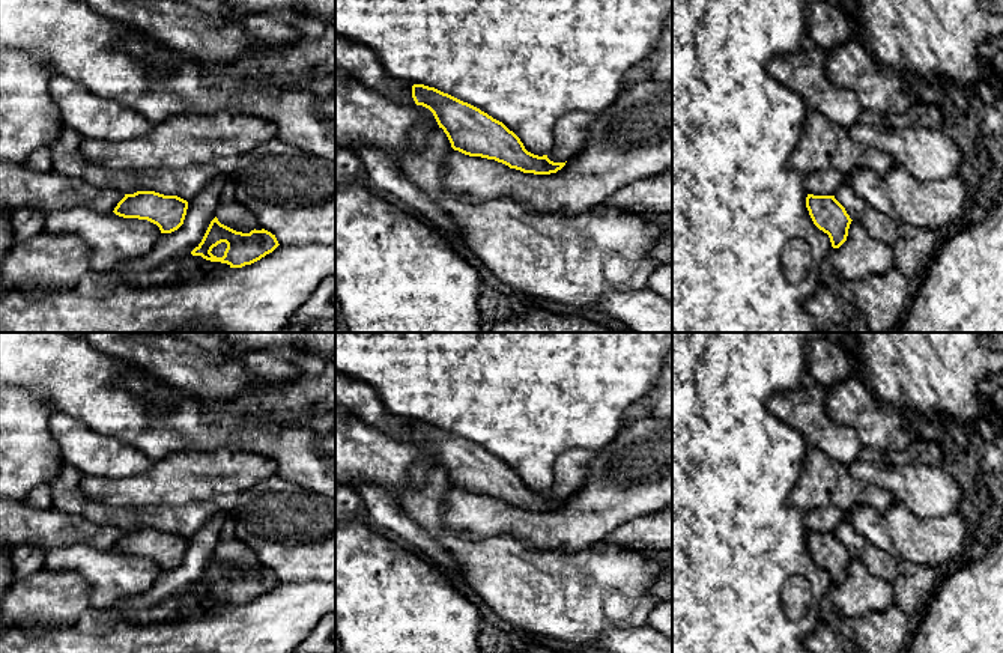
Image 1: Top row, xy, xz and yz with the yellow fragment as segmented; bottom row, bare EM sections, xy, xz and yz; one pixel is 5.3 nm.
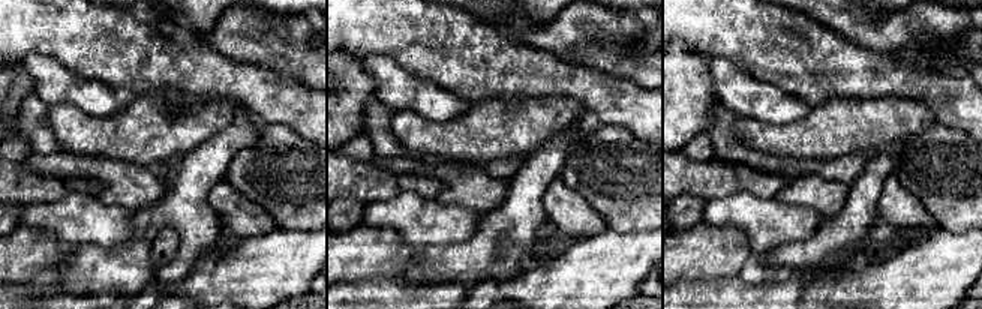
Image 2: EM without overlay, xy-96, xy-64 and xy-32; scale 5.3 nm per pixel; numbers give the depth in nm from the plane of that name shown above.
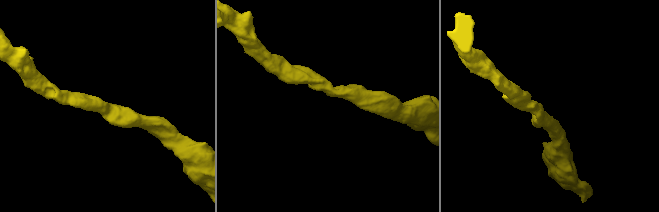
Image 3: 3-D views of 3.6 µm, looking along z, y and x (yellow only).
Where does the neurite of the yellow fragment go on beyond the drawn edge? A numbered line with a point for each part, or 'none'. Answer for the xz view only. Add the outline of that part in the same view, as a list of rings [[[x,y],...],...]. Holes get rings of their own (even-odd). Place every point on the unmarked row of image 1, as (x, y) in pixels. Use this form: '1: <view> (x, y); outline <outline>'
none

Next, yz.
none

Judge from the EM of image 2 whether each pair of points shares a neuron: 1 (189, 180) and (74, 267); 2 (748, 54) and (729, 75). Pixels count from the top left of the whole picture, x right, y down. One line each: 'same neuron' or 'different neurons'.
1: same neuron
2: different neurons

